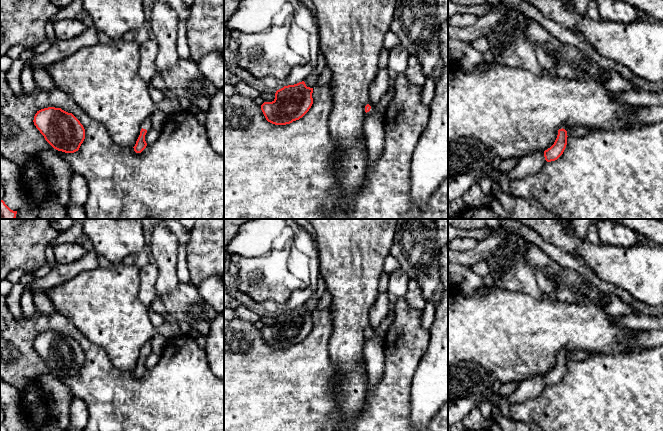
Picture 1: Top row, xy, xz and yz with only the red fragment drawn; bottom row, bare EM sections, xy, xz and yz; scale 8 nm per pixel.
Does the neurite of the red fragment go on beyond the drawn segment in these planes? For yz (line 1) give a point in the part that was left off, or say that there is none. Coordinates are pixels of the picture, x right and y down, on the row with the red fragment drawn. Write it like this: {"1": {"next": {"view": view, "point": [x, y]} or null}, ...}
{"1": {"next": null}}

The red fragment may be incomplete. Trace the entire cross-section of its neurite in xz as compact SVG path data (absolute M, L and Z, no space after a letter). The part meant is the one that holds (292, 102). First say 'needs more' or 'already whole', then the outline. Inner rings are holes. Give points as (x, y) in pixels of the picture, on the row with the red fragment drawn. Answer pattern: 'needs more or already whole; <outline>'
already whole; M305 82L284 86L275 93L272 102L264 102L261 110L266 120L275 125L286 125L302 118L313 104L313 88Z

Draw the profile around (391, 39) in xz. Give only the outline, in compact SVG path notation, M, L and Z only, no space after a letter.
M389 30L385 35L384 48L390 50L391 48L393 48L398 44L400 44L398 36L391 30Z

